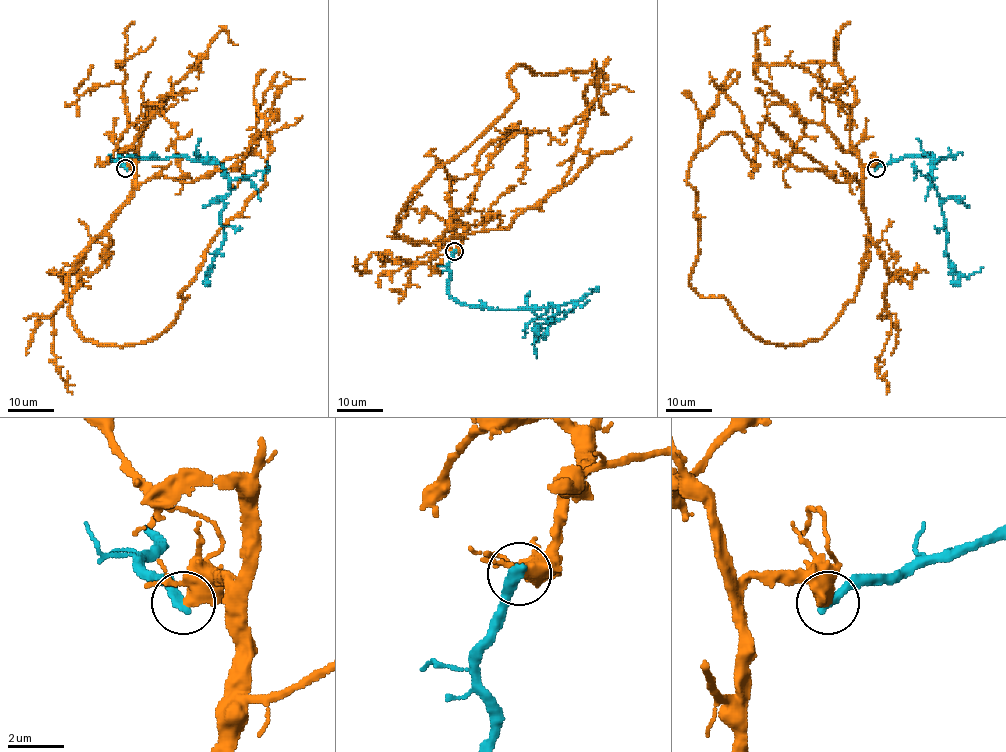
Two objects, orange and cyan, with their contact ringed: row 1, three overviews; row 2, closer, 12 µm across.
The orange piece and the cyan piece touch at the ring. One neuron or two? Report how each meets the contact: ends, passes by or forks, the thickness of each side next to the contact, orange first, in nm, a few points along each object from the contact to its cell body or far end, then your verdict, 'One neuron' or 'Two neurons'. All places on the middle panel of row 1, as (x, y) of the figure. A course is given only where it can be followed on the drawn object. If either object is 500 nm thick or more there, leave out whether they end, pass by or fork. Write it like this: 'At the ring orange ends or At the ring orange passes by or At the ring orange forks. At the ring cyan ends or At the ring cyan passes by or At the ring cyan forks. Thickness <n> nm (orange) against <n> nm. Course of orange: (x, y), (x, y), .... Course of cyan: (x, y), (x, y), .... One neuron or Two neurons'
At the ring orange passes by. At the ring cyan ends. Thickness 400 nm (orange) against 400 nm. Course of orange: (454, 251), (463, 238), (399, 237), (398, 215), (516, 99), (519, 64), (557, 74), (593, 61), (593, 110). Course of cyan: (454, 251), (448, 294), (458, 301), (494, 309), (558, 307), (550, 318), (553, 322), (537, 329), (536, 357). Two neurons

